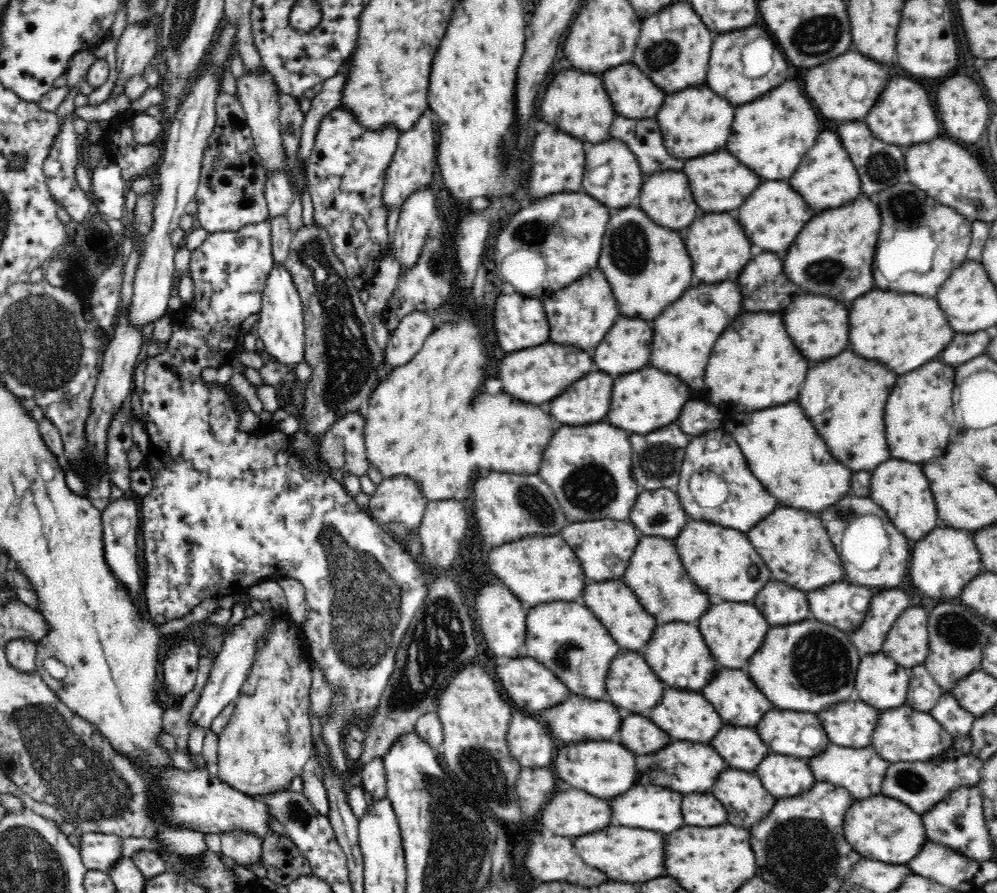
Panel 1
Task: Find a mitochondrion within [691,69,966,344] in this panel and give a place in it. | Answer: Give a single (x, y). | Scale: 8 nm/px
(904, 206)

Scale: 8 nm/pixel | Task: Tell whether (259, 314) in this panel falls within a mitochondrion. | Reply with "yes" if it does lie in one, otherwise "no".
no

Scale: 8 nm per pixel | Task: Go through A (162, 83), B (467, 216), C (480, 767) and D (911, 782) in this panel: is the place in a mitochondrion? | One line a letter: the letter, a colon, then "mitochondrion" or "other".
A: other
B: other
C: mitochondrion
D: mitochondrion

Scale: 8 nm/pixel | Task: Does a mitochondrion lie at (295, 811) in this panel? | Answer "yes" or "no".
yes

